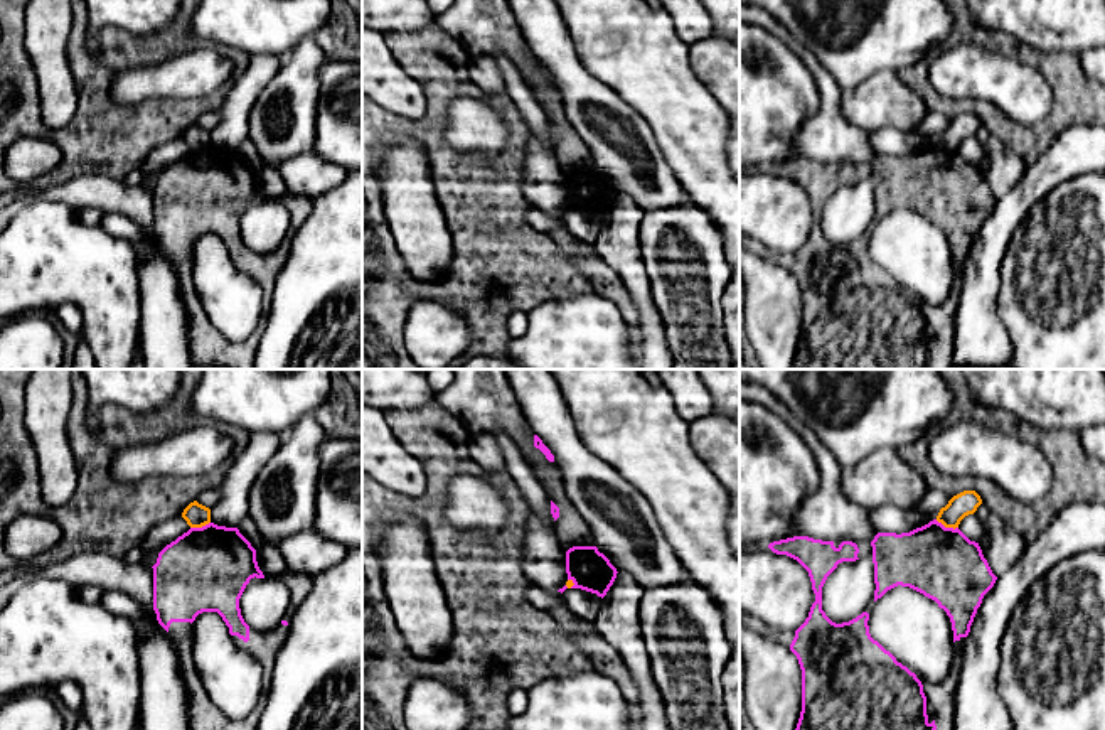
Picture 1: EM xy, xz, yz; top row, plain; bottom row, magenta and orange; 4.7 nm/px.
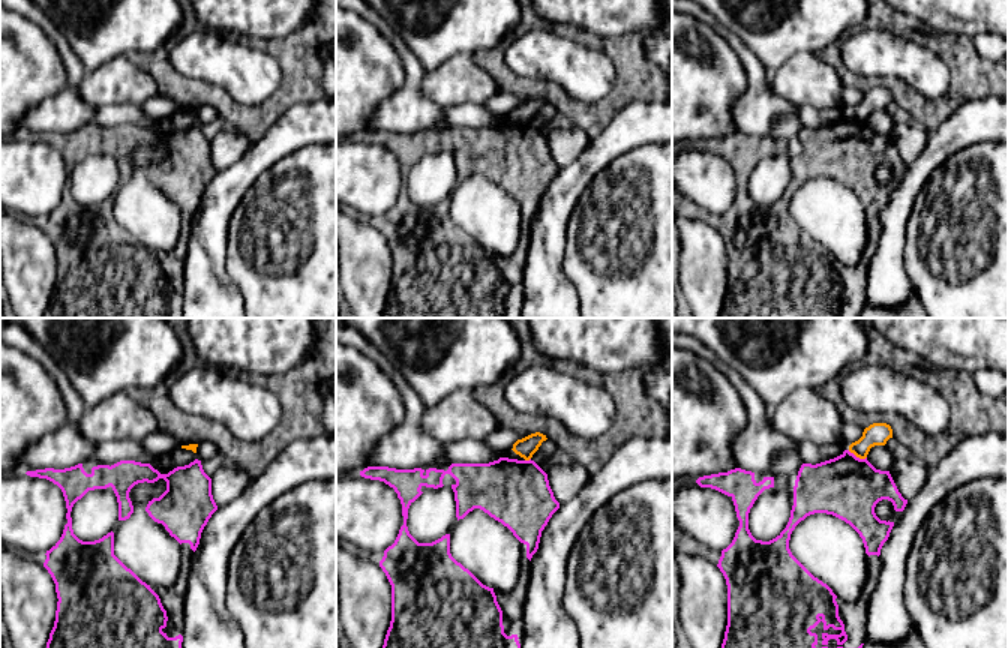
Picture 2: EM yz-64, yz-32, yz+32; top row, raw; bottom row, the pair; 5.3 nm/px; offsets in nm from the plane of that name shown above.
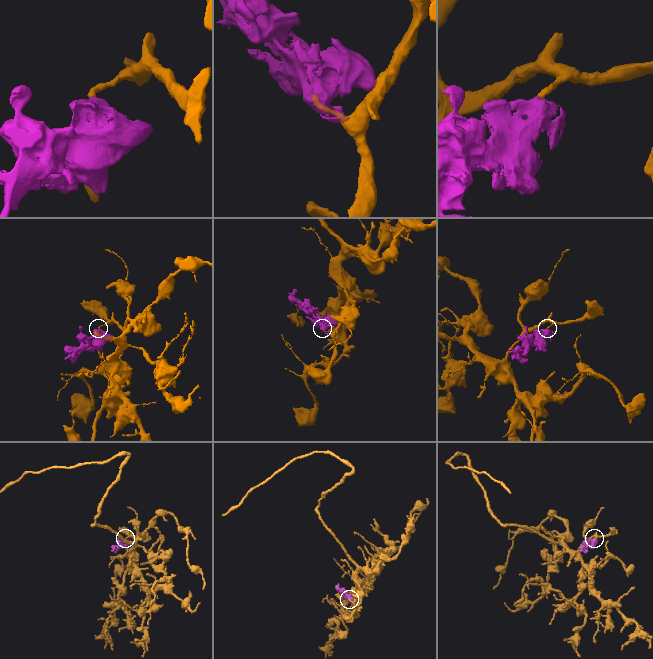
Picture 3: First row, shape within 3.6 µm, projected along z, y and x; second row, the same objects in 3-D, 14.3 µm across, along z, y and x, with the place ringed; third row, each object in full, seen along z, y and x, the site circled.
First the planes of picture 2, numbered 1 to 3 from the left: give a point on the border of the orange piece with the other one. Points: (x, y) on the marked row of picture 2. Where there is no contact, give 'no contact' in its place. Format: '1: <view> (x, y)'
1: no contact
2: yz-32 (527, 461)
3: yz+32 (855, 456)

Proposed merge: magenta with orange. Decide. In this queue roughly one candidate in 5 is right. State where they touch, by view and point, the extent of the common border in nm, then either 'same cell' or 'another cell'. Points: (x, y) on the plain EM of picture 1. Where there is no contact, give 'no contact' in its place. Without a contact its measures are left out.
meets magenta in yz at (947, 150); contact 120 nm long; another cell

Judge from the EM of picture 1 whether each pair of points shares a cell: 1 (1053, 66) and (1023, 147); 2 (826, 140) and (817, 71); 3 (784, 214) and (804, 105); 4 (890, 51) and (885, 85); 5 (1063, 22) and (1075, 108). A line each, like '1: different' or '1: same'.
1: same
2: same
3: same
4: different
5: different

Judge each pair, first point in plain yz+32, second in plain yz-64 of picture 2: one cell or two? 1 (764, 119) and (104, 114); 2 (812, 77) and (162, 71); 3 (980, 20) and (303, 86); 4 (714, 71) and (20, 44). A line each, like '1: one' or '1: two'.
1: two
2: two
3: two
4: one

